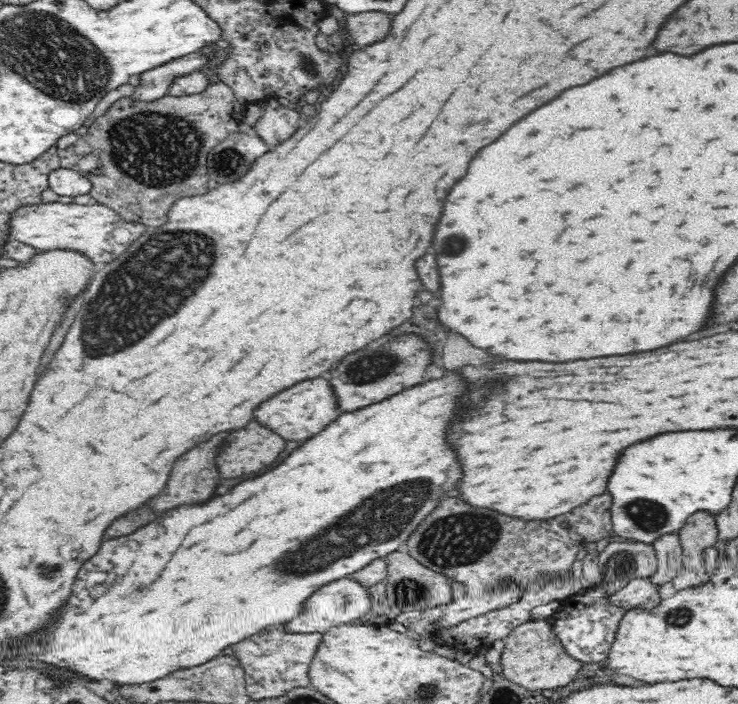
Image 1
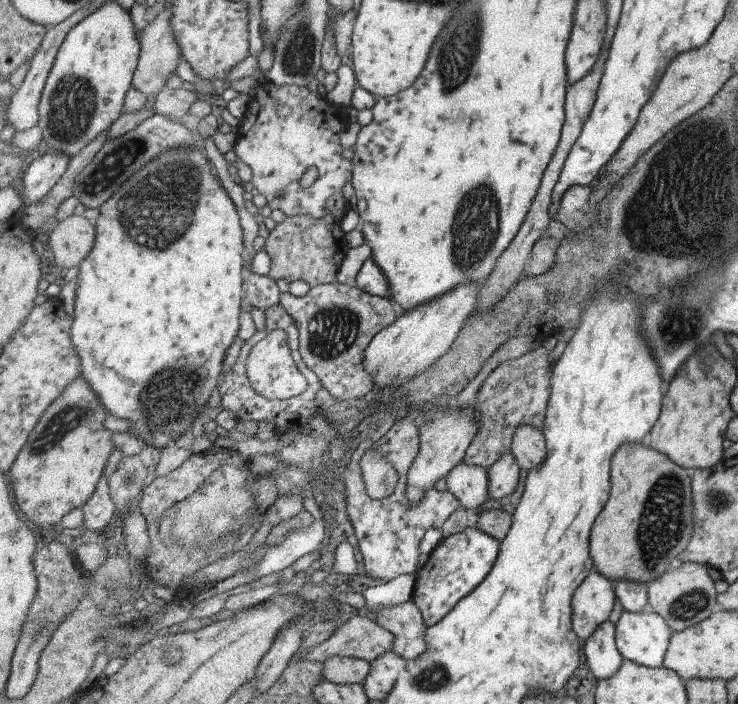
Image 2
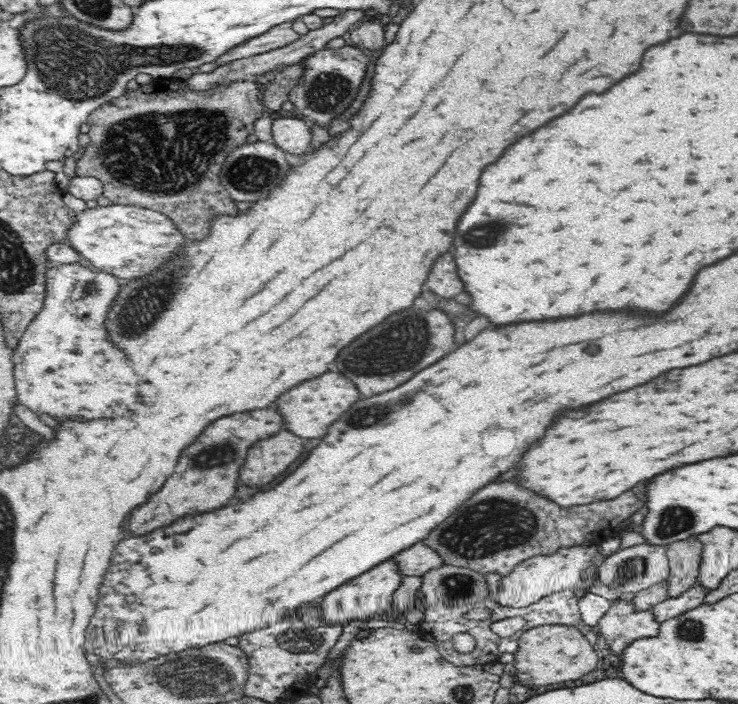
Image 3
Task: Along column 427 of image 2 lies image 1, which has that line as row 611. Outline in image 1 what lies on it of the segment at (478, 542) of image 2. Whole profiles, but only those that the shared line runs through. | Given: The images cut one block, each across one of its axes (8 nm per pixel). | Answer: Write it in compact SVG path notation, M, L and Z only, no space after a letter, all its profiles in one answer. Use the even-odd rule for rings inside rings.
M594 590L576 594L572 598L568 597L561 603L563 606L561 611L549 617L549 621L554 626L554 633L558 634L558 639L561 640L566 652L582 663L599 663L607 658L625 611L611 606L609 596L604 592Z

